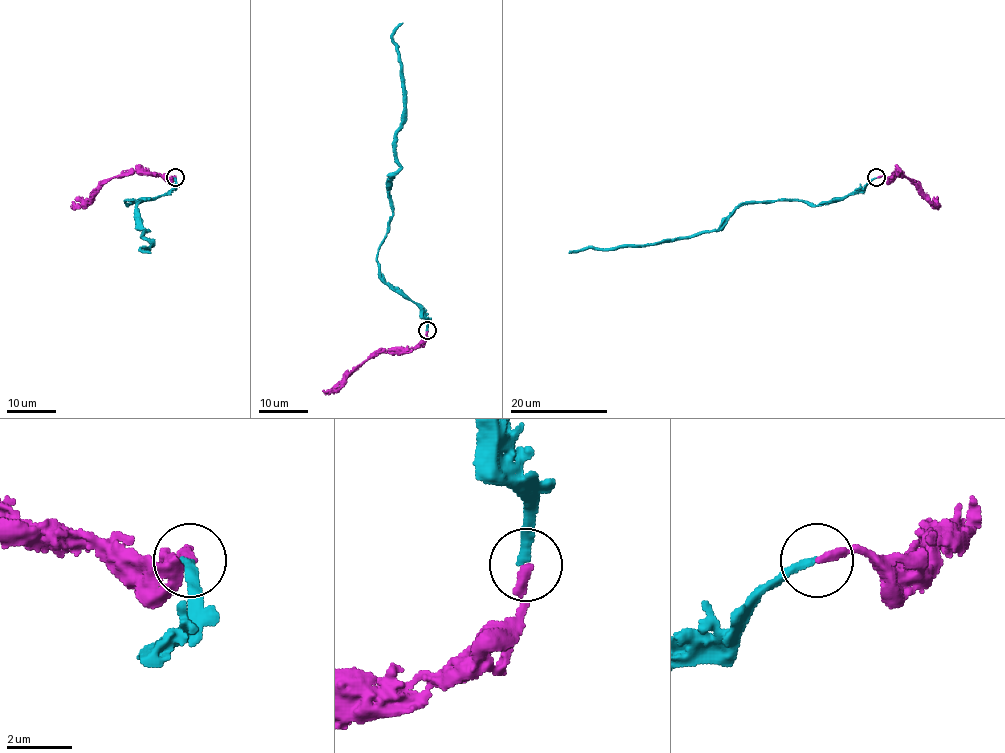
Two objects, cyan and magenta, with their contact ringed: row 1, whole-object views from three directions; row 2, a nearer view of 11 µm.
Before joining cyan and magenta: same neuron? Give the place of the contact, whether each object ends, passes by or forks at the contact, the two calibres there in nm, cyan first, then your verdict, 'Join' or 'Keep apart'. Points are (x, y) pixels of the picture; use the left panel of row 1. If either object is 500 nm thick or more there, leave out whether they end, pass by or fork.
Place: (175, 177). At the ring cyan ends. At the ring magenta ends. Thickness 280 nm (cyan) against 280 nm. Join

